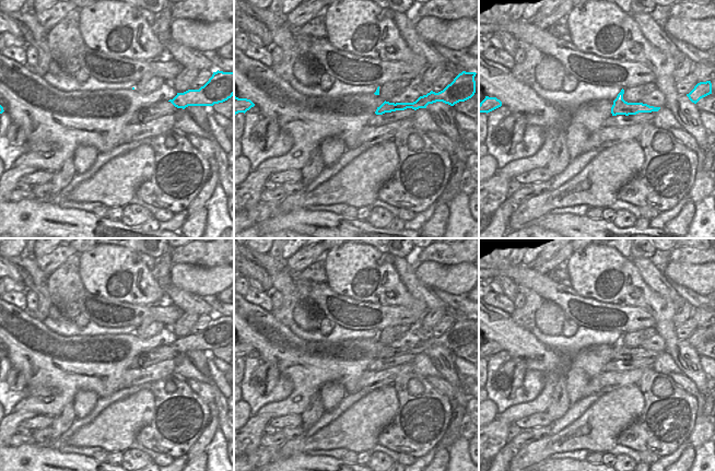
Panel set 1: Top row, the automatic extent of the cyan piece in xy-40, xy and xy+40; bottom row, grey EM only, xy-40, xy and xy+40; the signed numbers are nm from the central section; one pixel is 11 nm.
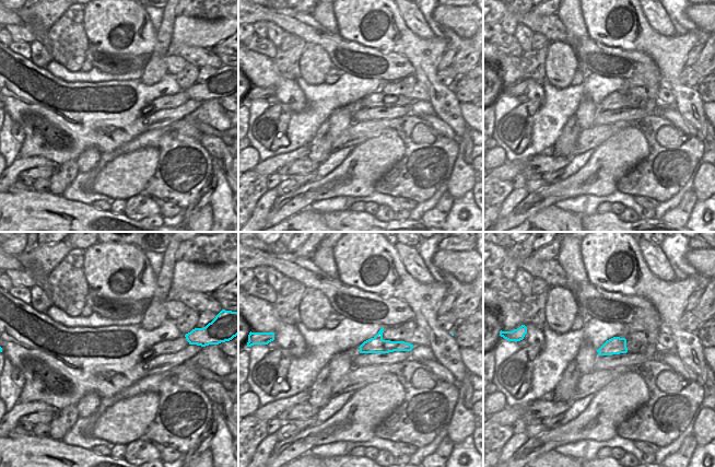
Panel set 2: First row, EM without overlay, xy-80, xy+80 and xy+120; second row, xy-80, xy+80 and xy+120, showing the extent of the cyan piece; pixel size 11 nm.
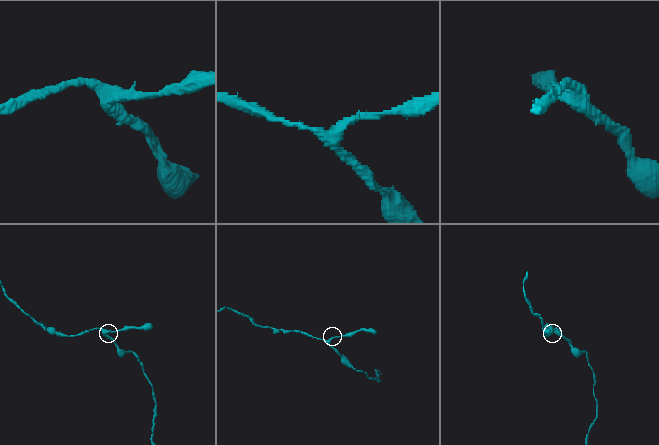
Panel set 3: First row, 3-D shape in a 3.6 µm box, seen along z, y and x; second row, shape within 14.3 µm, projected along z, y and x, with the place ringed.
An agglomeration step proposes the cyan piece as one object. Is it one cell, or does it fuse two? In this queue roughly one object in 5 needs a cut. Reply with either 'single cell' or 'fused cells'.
single cell

